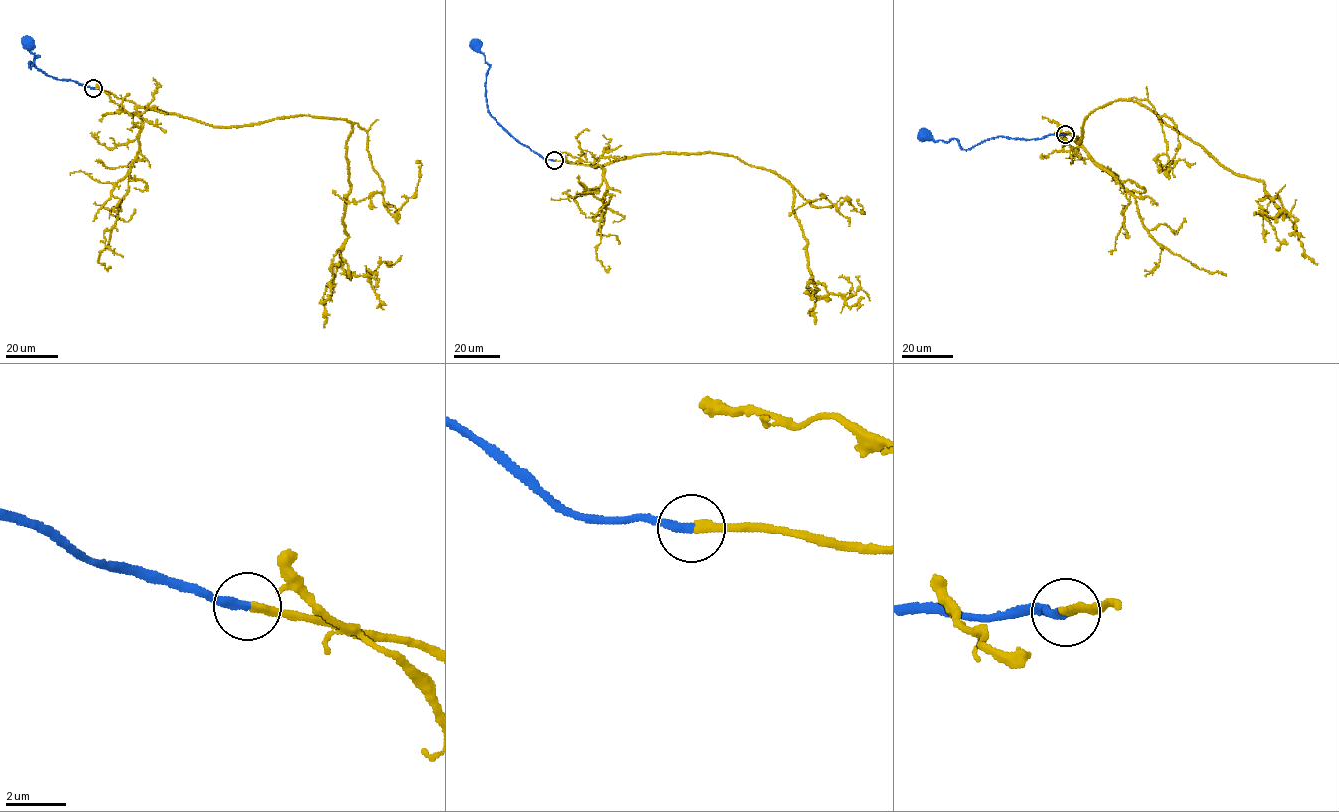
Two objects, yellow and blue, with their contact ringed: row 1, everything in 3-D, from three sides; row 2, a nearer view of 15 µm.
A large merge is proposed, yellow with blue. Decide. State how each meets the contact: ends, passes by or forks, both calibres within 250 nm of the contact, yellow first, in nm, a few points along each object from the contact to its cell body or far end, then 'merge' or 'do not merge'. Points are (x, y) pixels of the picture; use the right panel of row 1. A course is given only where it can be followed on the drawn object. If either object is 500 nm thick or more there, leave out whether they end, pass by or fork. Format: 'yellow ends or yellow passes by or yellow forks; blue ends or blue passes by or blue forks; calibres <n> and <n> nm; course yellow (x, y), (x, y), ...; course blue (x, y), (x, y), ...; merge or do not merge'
yellow ends; blue ends; calibres 280 and 280 nm; course yellow (1065, 134), (1079, 142), (1095, 109), (1132, 100), (1262, 181), (1277, 215), (1284, 185); course blue (1065, 135), (1027, 140), (999, 136), (968, 149), (962, 149), (952, 138), (936, 141), (925, 139), (925, 135); merge

